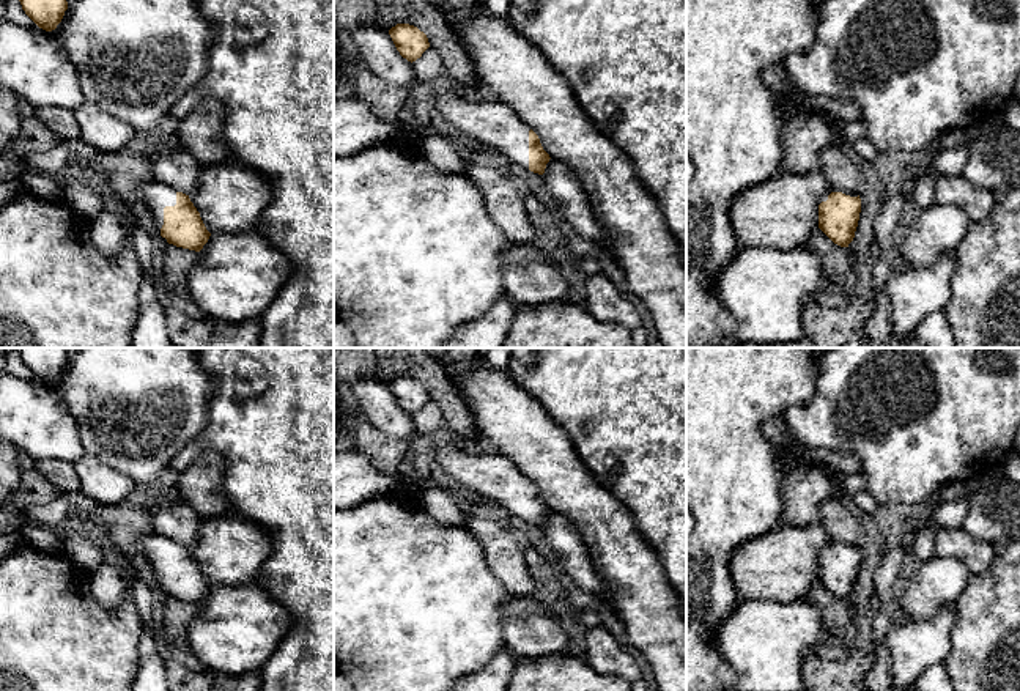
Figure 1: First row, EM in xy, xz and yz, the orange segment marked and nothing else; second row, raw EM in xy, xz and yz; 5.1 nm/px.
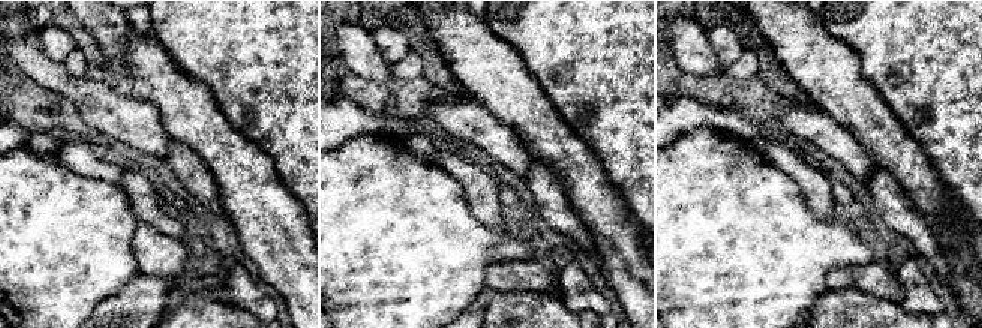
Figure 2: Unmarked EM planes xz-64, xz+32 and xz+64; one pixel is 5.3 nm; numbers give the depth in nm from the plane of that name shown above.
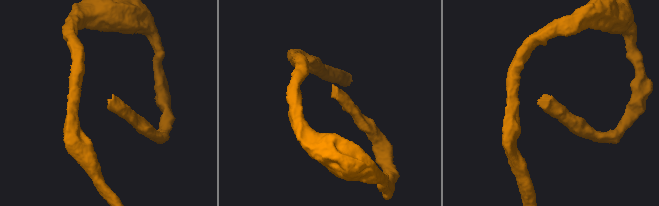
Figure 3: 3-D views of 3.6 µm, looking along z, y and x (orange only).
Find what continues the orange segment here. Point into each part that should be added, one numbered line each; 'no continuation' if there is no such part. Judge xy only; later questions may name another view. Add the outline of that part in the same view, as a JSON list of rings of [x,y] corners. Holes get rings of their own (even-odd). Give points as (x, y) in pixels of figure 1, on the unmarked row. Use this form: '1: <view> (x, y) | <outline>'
1: xy (175, 523) | [[[157,501],[150,508],[153,532],[142,535],[139,545],[153,573],[161,582],[164,578],[164,560],[176,557],[176,546],[194,548],[197,545],[201,518],[181,501]]]

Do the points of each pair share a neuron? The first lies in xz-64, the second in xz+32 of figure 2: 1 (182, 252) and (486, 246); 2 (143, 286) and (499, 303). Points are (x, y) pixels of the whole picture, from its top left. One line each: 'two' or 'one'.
1: two
2: two

